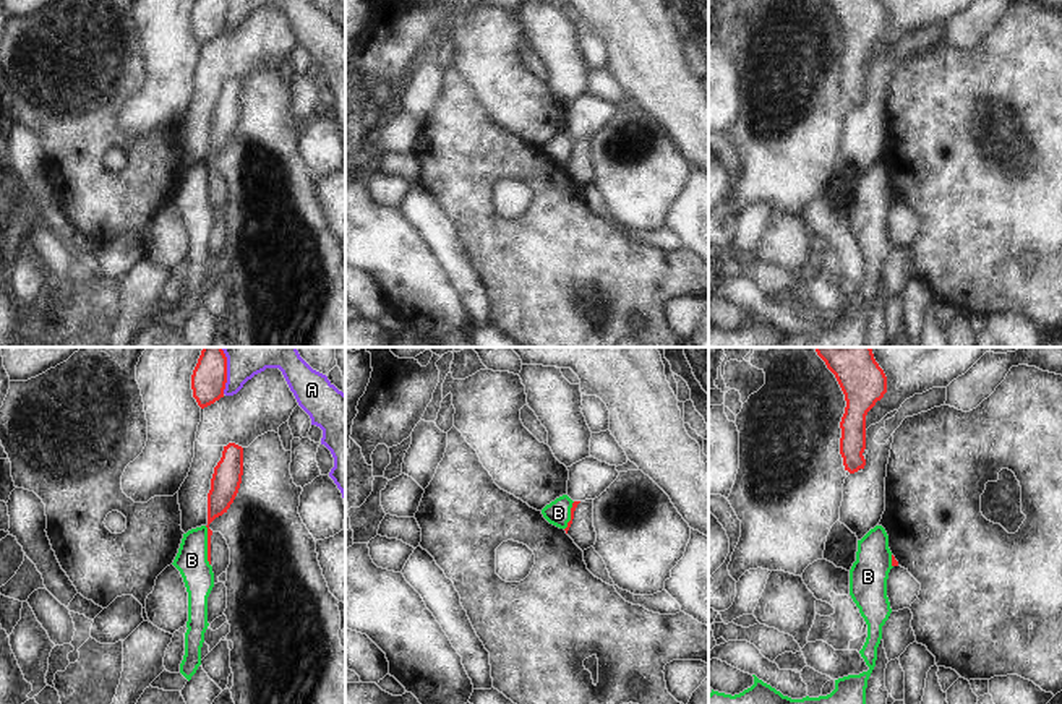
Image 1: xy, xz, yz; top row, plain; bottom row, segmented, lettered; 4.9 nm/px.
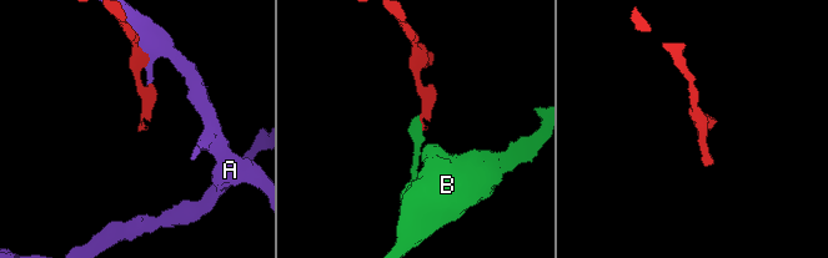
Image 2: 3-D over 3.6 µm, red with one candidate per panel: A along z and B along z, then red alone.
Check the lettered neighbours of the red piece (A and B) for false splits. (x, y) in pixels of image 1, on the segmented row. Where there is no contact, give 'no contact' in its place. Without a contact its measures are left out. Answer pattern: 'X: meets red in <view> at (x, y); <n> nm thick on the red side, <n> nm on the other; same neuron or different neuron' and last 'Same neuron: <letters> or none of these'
A: meets red in xy at (226, 370); 180 nm thick on the red side, 260 nm on the other; different neuron
B: meets red in xy at (208, 545); 130 nm thick on the red side, 160 nm on the other; different neuron
Same neuron: none of these

